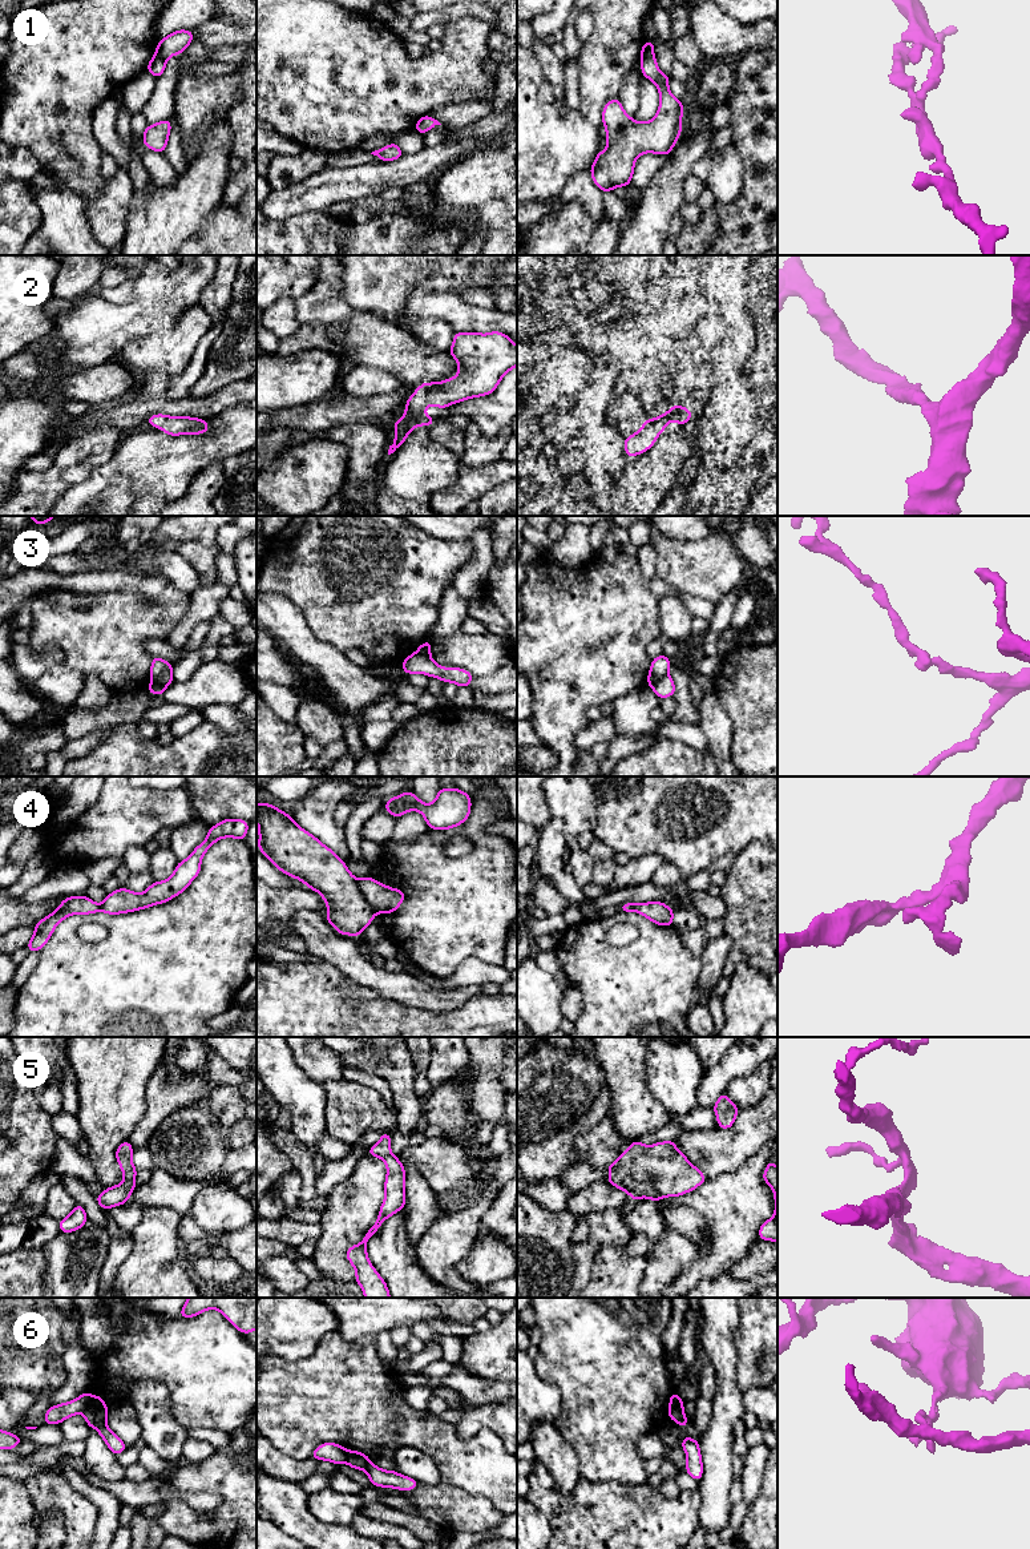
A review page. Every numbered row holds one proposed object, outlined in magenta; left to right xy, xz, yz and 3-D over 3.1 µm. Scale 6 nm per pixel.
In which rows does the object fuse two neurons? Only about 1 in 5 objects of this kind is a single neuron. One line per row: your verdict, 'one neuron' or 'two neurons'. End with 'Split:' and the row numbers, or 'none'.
1: two neurons
2: one neuron
3: two neurons
4: two neurons
5: one neuron
6: two neurons
Split: 1, 3, 4, 6

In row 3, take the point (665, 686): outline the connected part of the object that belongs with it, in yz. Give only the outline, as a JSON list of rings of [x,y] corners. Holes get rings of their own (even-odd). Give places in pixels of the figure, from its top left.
[[[666,674],[653,686],[653,690],[659,699],[672,697],[675,693],[675,685],[672,678],[669,674]]]

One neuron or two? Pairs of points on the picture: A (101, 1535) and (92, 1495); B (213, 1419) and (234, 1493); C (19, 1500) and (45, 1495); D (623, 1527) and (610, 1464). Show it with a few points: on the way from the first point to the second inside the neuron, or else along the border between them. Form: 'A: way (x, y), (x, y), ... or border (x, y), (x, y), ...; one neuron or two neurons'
A: way (104, 1525), (104, 1507), (101, 1504); one neuron
B: border (242, 1426), (229, 1432); two neurons
C: border (21, 1481), (29, 1493), (37, 1515); two neurons
D: border (584, 1477), (592, 1481), (646, 1481); two neurons

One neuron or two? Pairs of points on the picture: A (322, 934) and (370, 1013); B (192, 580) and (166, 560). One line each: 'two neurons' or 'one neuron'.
A: two neurons
B: one neuron

